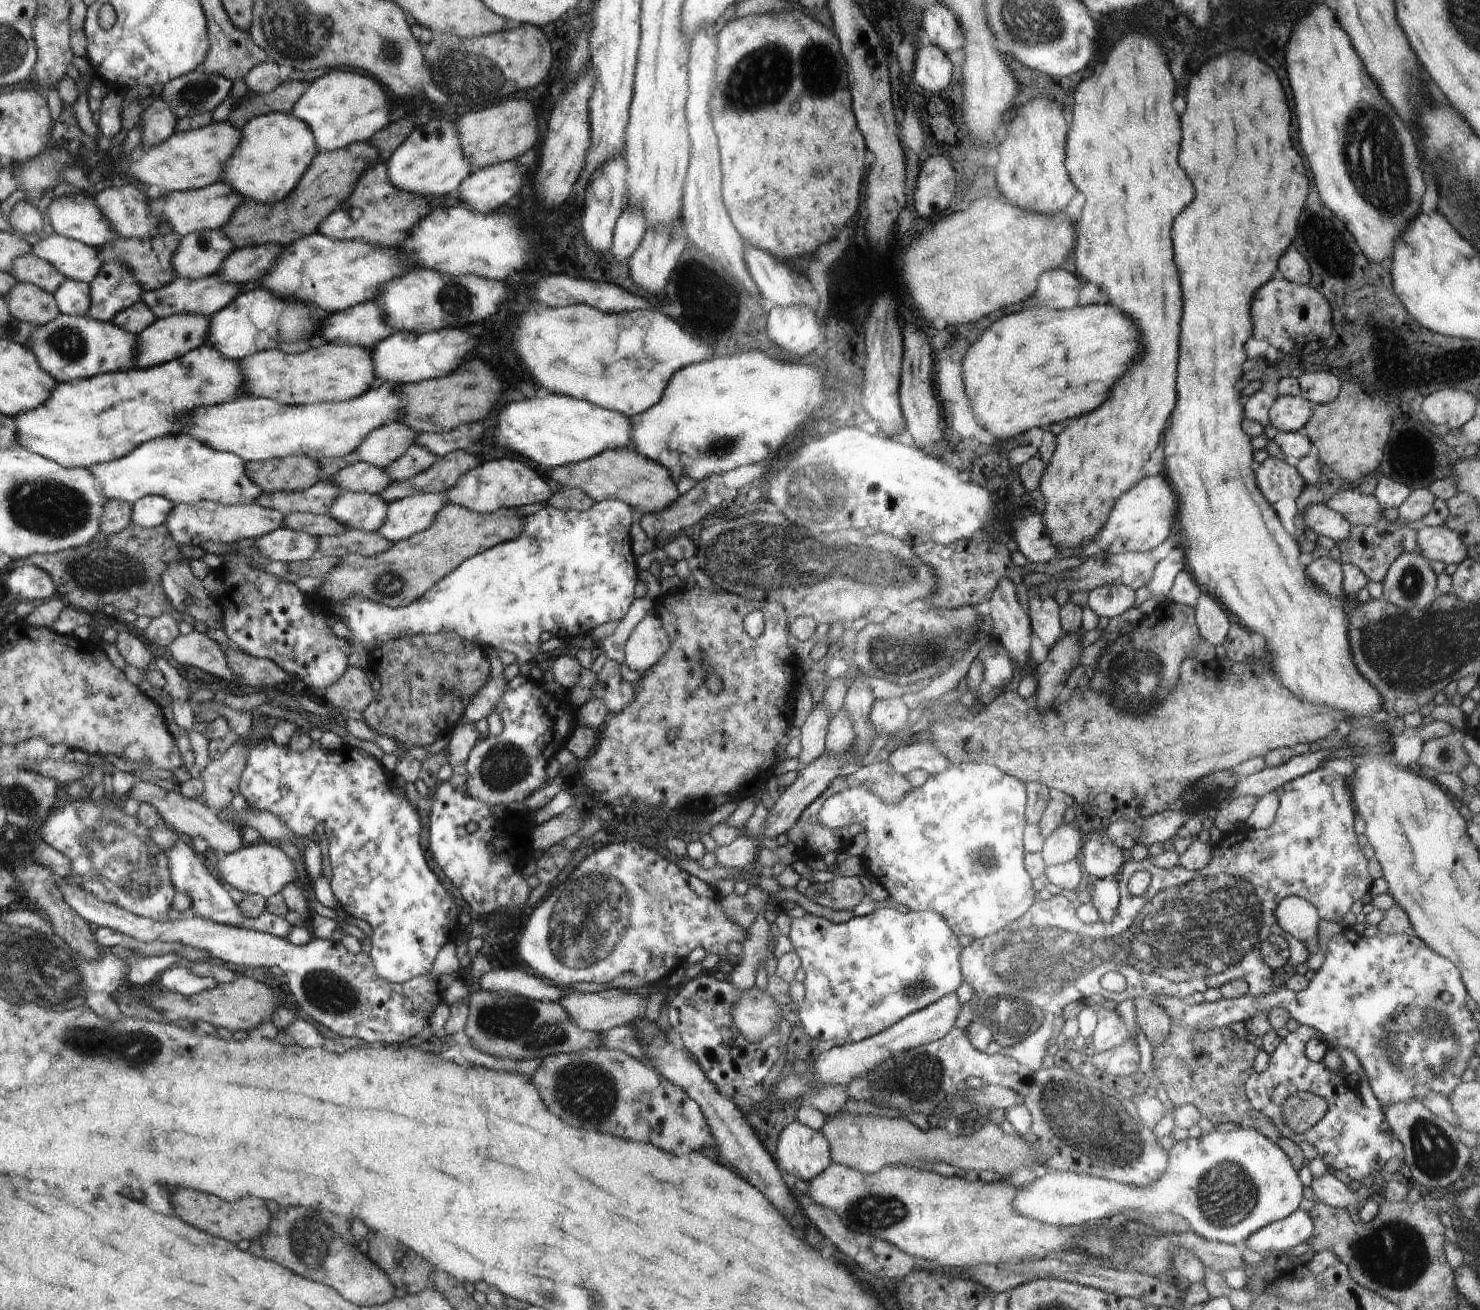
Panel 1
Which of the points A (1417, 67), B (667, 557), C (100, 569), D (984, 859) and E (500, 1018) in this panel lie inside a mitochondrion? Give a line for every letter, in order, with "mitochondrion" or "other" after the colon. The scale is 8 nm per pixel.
A: other
B: other
C: mitochondrion
D: mitochondrion
E: mitochondrion

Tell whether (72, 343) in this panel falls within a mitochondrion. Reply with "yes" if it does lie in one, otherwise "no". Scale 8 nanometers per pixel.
yes

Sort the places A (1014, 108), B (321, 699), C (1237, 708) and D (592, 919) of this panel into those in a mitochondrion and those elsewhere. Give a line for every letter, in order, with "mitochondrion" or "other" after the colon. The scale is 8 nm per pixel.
A: other
B: other
C: other
D: mitochondrion

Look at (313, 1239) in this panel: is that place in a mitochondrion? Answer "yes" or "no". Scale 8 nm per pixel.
yes

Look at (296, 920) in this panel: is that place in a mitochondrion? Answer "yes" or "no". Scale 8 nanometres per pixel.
no

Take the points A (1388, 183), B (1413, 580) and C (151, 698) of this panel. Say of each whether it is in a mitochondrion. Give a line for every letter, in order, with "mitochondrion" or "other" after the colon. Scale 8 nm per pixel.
A: mitochondrion
B: mitochondrion
C: other

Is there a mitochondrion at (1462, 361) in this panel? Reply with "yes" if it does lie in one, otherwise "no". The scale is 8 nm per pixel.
no

